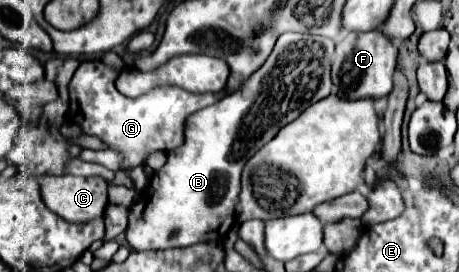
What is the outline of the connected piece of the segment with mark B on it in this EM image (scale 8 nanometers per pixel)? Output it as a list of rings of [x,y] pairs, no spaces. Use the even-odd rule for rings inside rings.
[[[285,32],[279,36],[271,56],[265,64],[233,94],[225,96],[211,108],[203,108],[187,118],[185,124],[185,144],[167,154],[167,164],[153,174],[147,190],[129,208],[127,240],[133,250],[165,250],[165,248],[185,248],[197,242],[217,242],[227,236],[233,226],[235,204],[239,200],[239,178],[245,162],[275,134],[301,116],[311,104],[327,98],[331,94],[331,60],[335,44],[323,36]]]

